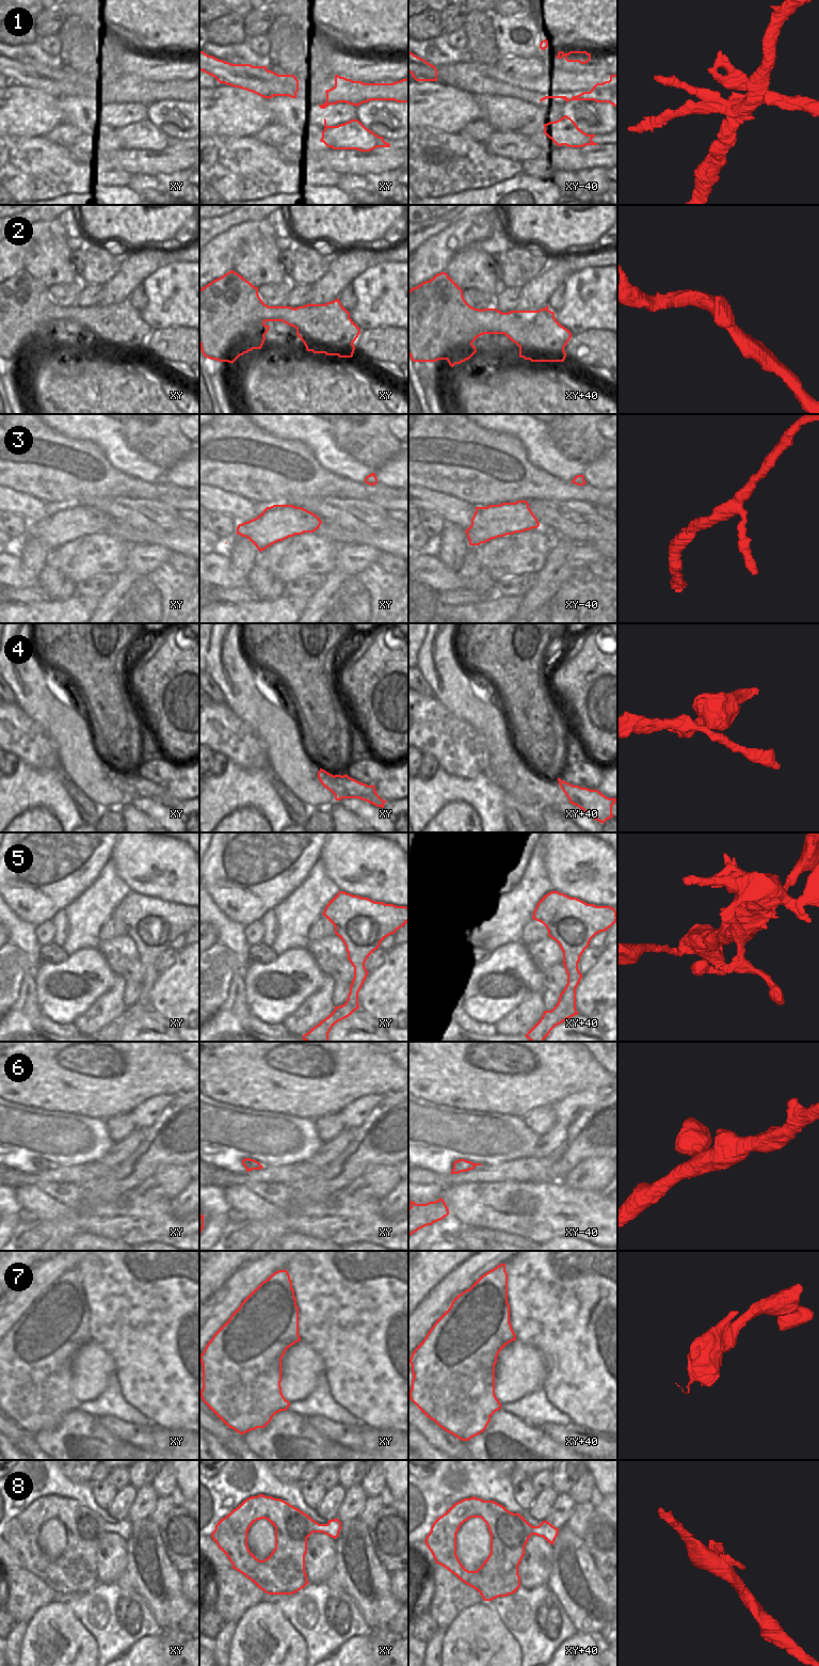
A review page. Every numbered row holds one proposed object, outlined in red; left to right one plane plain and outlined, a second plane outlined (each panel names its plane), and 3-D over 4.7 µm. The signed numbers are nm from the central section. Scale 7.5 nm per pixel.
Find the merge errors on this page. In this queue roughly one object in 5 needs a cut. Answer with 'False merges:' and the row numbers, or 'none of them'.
False merges: 1, 7.

